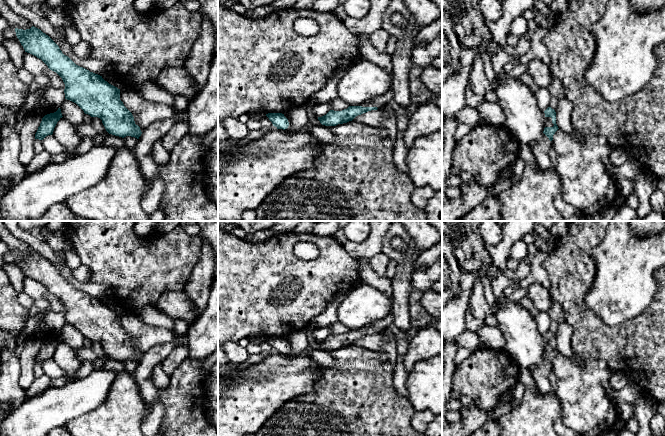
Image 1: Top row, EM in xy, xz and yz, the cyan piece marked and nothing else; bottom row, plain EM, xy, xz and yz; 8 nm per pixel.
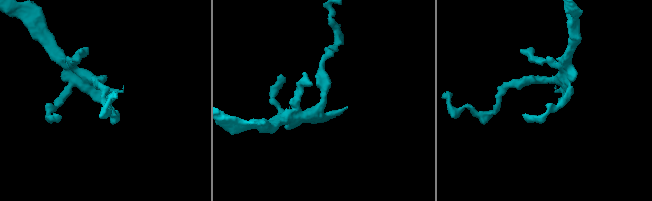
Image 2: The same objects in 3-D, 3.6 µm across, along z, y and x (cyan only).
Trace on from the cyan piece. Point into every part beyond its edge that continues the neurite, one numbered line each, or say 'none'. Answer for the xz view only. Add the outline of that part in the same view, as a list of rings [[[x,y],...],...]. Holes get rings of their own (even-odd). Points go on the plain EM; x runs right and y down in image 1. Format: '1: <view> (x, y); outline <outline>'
1: xz (382, 324); outline [[[388,314],[386,317],[383,319],[380,319],[378,321],[373,321],[372,323],[358,329],[362,331],[377,331],[378,333],[381,333],[385,329],[388,328],[390,324],[393,322],[393,316],[392,314]]]

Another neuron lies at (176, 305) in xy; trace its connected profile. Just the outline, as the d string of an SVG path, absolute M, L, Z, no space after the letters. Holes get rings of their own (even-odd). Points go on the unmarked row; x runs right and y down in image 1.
M183 291L163 293L154 308L174 320L184 320L189 326L198 319L195 306Z

